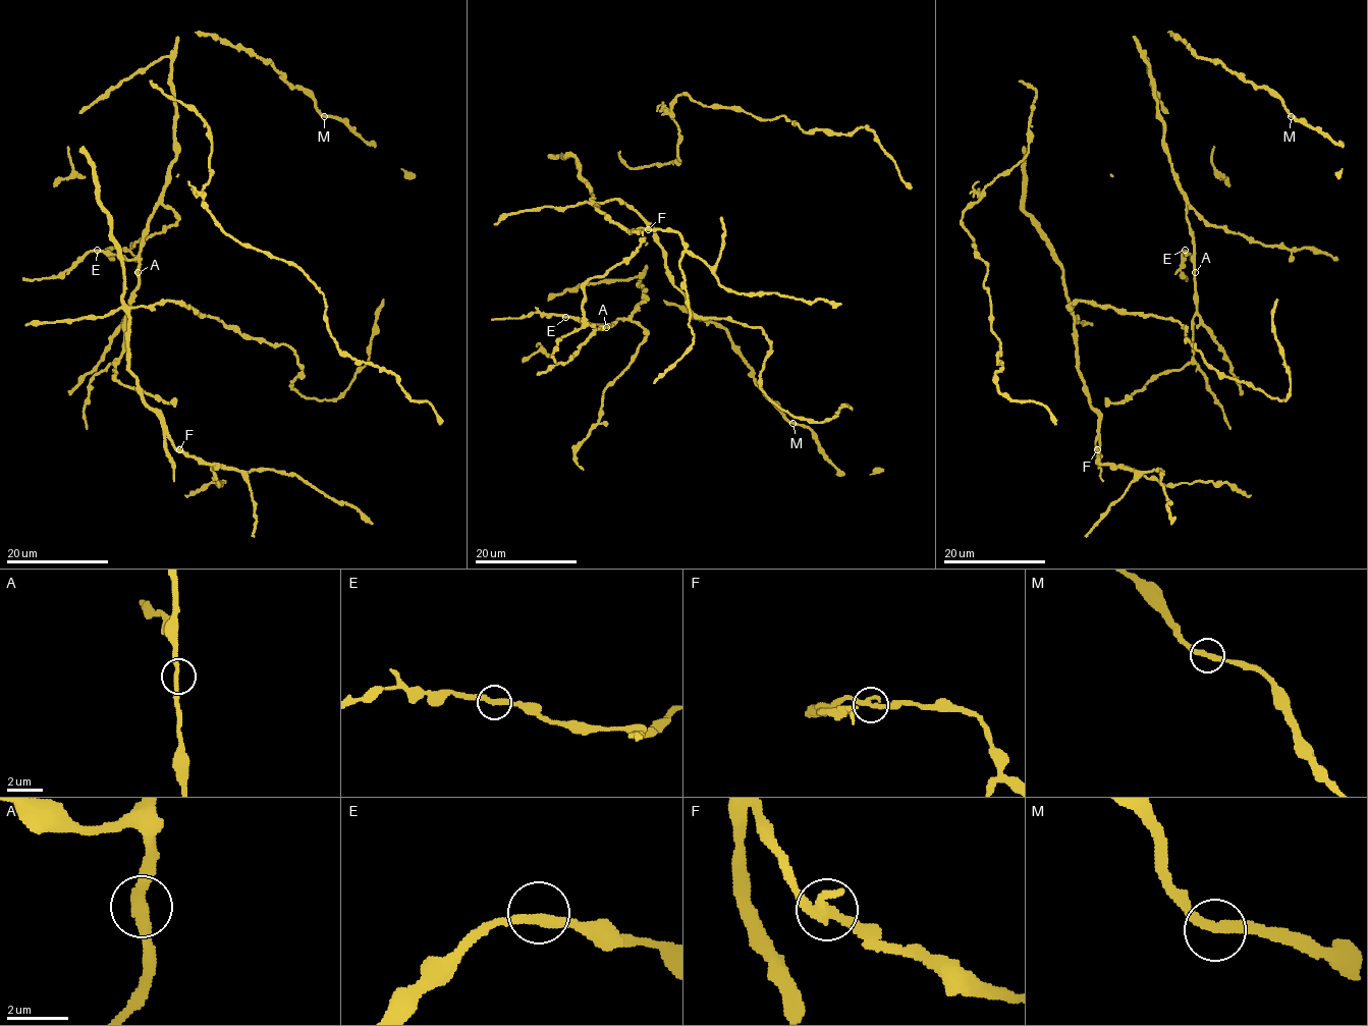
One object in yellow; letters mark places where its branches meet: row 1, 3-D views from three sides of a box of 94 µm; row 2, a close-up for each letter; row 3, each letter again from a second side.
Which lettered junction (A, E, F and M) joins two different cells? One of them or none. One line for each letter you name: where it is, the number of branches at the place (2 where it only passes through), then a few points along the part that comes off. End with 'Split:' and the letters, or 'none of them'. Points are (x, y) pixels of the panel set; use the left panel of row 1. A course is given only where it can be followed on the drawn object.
Split: none of them

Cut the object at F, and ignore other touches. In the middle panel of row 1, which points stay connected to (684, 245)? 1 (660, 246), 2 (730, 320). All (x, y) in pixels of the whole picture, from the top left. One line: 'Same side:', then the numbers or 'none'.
Same side: none

